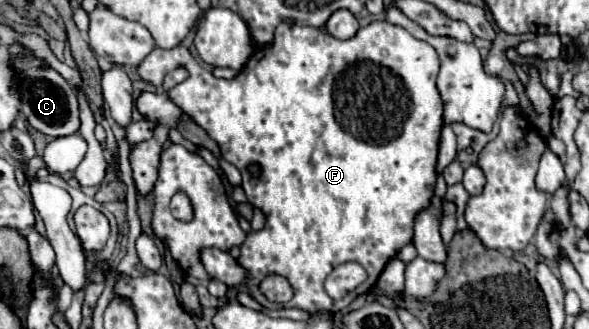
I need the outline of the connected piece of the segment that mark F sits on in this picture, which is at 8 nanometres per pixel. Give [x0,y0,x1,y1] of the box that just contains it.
[137,21,443,313]

